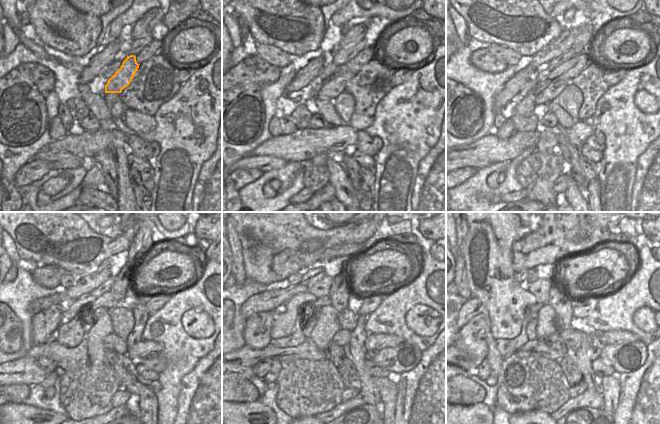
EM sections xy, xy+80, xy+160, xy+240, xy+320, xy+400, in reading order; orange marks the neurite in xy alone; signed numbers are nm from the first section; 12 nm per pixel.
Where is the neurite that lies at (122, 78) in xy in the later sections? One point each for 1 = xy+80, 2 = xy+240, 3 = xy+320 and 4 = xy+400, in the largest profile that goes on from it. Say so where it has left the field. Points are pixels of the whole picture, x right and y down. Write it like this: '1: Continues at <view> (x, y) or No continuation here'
1: Continues at xy+80 (334, 86)
2: Continues at xy+240 (87, 325)
3: Continues at xy+320 (308, 325)
4: Continues at xy+400 (531, 327).

